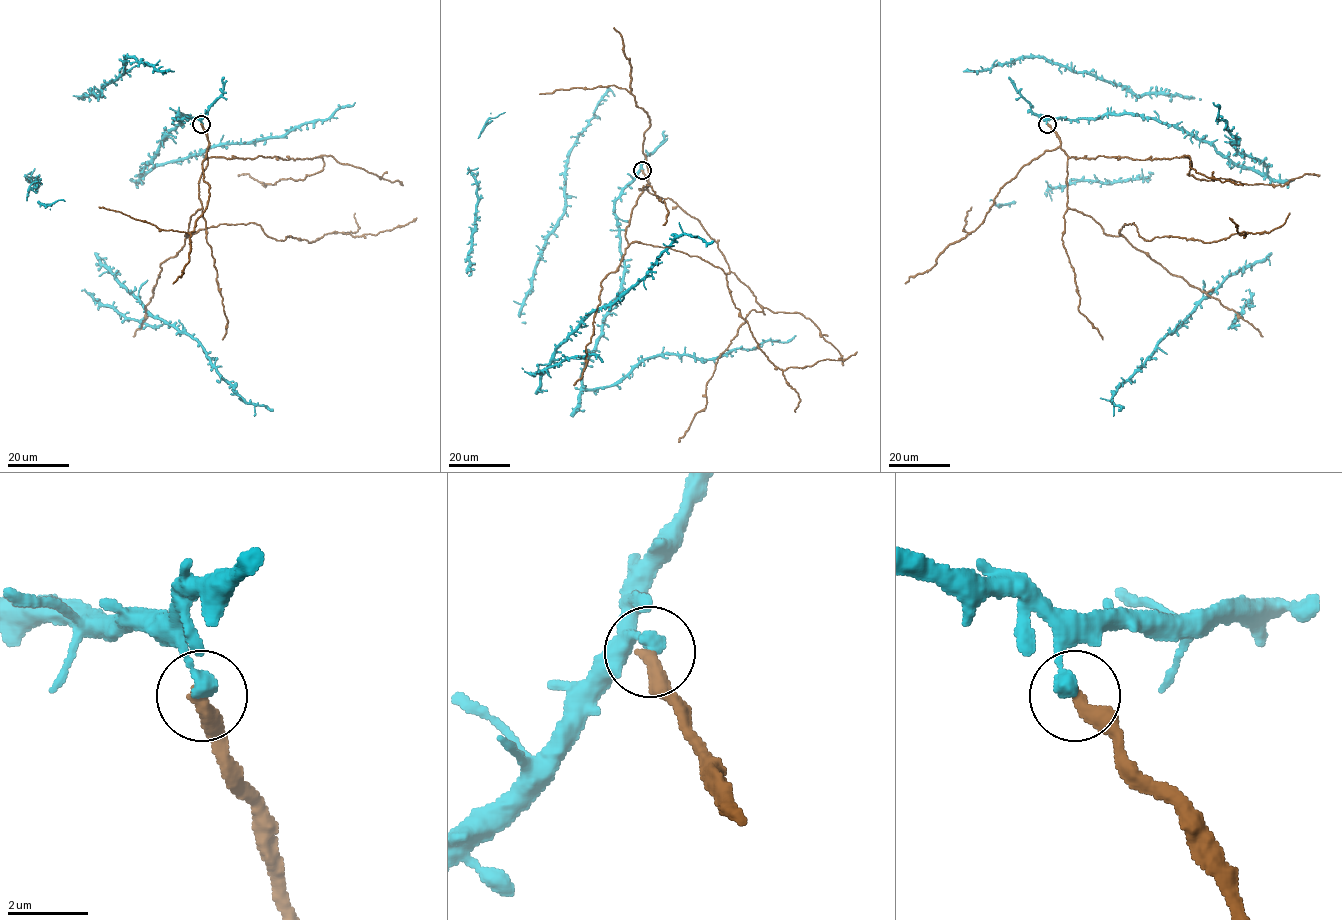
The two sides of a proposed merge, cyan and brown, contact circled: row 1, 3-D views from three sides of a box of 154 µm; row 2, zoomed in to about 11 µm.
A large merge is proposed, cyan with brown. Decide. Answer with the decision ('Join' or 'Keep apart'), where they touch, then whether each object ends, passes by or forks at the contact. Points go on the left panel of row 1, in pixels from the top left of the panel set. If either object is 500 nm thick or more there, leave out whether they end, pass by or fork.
Keep apart. Place: (201, 124). At the ring cyan ends. At the ring brown ends

